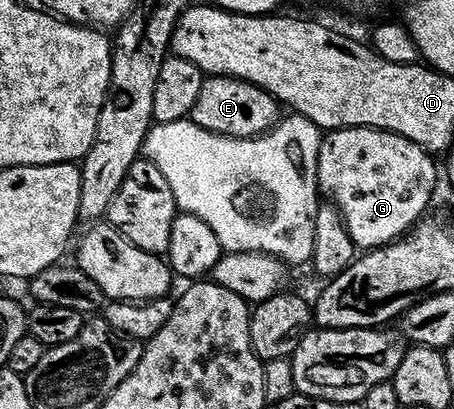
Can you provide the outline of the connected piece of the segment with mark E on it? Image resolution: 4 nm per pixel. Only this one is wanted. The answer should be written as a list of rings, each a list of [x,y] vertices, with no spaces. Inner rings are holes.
[[[223,77],[205,78],[202,93],[194,105],[190,119],[204,131],[213,135],[226,135],[234,139],[250,139],[271,132],[280,119],[281,104],[268,91],[246,83],[243,79]]]

